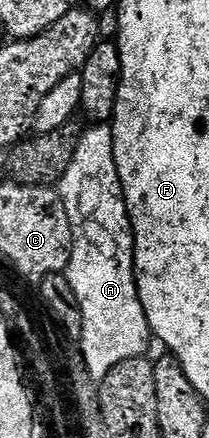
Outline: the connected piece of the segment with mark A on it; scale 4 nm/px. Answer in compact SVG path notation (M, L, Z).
M90 125L82 136L77 136L72 147L68 173L58 184L58 196L64 201L64 209L68 213L68 221L72 225L72 253L70 264L64 272L66 280L72 285L72 293L76 293L76 301L82 314L82 334L80 350L86 368L96 381L108 377L108 373L120 361L141 359L147 354L152 336L148 317L144 313L144 305L140 305L140 297L136 289L134 276L134 230L130 228L130 214L126 208L126 198L122 192L122 182L116 169L114 156L114 129L110 125Z

